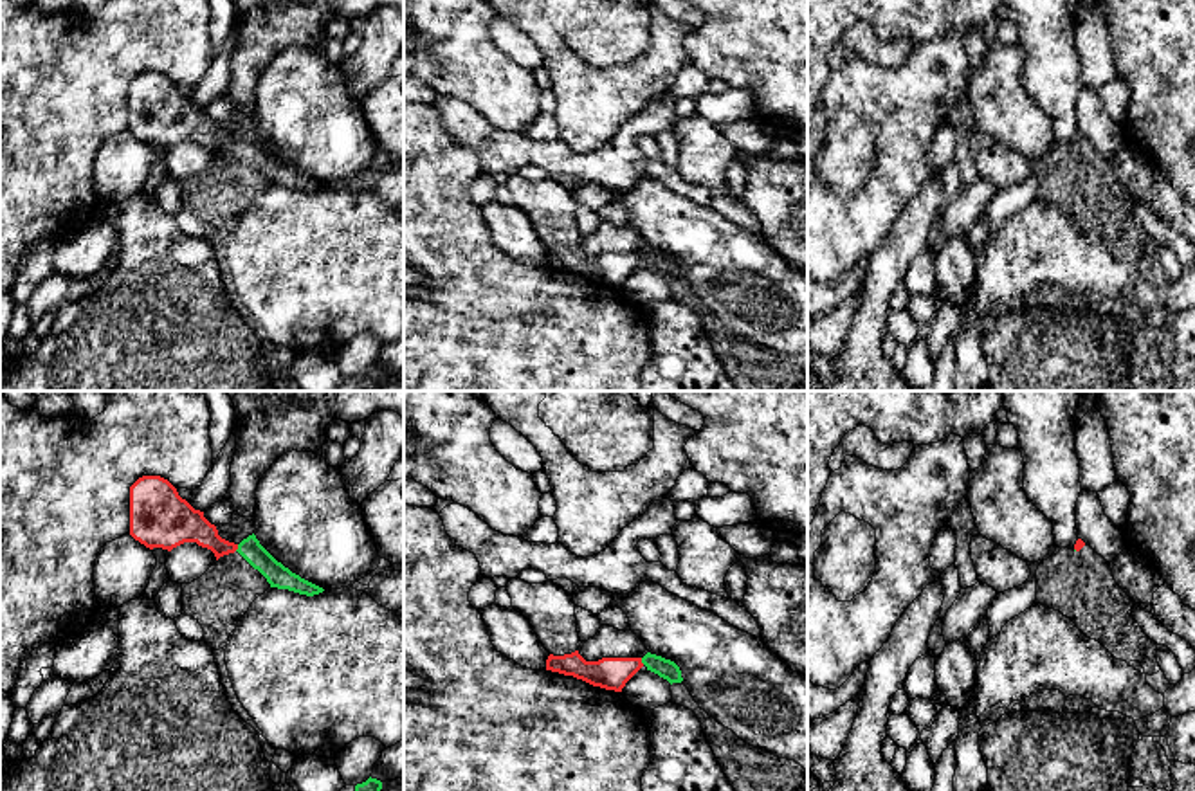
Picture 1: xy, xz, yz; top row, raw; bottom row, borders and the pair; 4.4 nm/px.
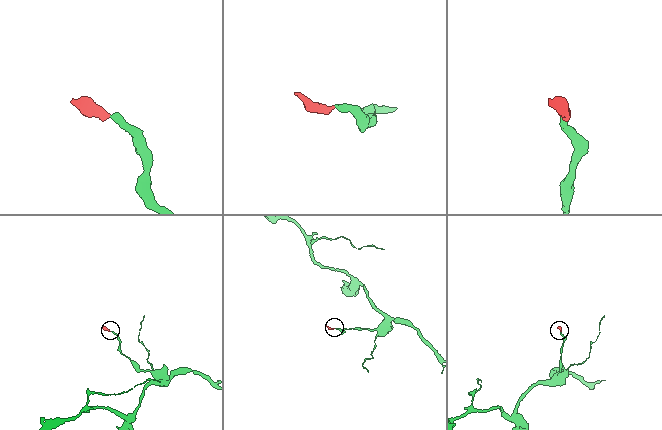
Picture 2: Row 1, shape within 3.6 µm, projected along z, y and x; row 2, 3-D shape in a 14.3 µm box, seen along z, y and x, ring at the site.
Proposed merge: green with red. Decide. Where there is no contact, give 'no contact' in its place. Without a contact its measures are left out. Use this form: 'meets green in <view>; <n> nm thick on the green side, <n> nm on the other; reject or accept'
meets green in xy; 100 nm thick on the green side, 160 nm on the other; accept

